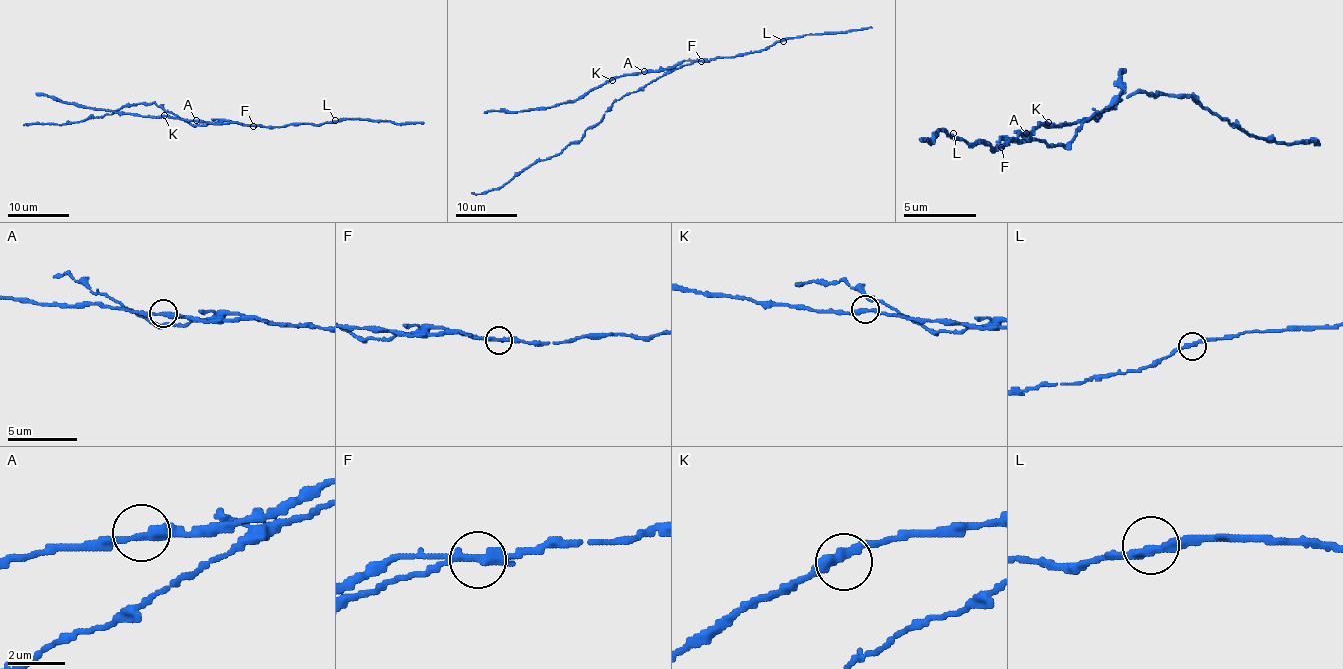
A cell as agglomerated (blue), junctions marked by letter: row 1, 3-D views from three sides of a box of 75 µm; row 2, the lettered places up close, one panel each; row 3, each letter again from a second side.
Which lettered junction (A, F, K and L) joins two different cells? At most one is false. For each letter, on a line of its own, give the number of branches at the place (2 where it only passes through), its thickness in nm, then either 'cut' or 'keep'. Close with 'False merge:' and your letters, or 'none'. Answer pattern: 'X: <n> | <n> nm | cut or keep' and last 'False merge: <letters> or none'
A: 2 | 320 nm | keep
F: 2 | 340 nm | cut
K: 2 | 320 nm | keep
L: 2 | 320 nm | keep
False merge: F

